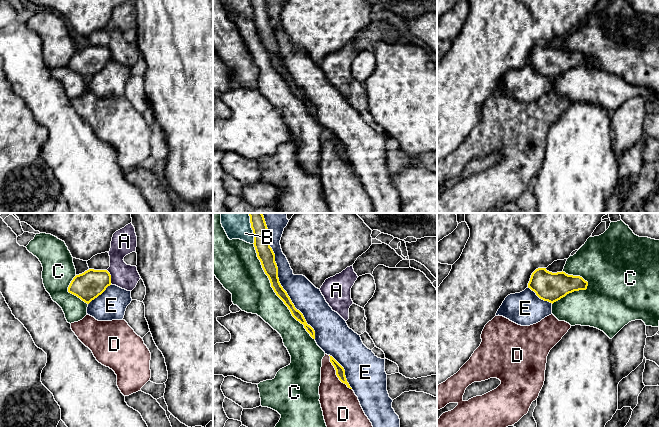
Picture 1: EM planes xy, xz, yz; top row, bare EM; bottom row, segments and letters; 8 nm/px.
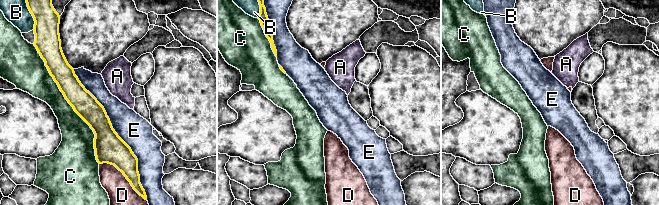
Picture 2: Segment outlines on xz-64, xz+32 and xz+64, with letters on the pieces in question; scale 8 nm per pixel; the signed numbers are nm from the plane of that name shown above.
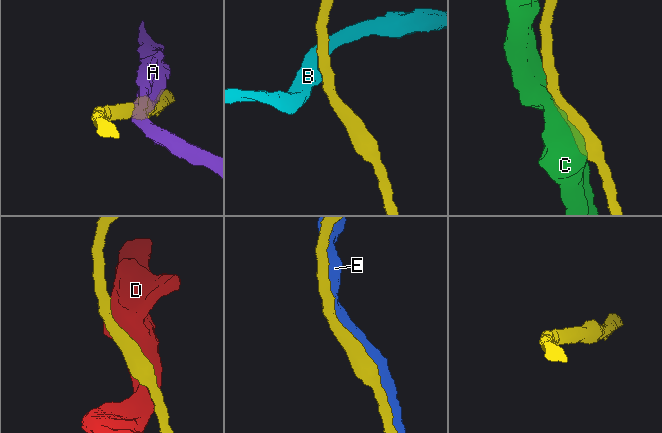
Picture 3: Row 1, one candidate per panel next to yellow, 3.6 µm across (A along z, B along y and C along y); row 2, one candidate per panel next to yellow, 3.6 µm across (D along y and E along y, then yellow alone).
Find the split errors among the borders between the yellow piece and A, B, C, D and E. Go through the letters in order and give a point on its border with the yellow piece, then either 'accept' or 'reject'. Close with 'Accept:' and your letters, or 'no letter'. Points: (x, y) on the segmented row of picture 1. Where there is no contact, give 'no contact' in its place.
A: xy (110, 277) | reject
B: xz (251, 227) | reject
C: xz (274, 291) | reject
D: xz (336, 373) | reject
E: xz (277, 276) | accept
Accept: E

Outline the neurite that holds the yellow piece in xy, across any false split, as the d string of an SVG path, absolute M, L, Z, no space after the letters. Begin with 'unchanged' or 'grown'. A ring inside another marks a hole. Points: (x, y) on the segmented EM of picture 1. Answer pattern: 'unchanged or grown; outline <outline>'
grown; outline M89 269L76 275L68 292L87 303L87 314L98 321L122 320L132 301L131 291L111 284L107 270Z

